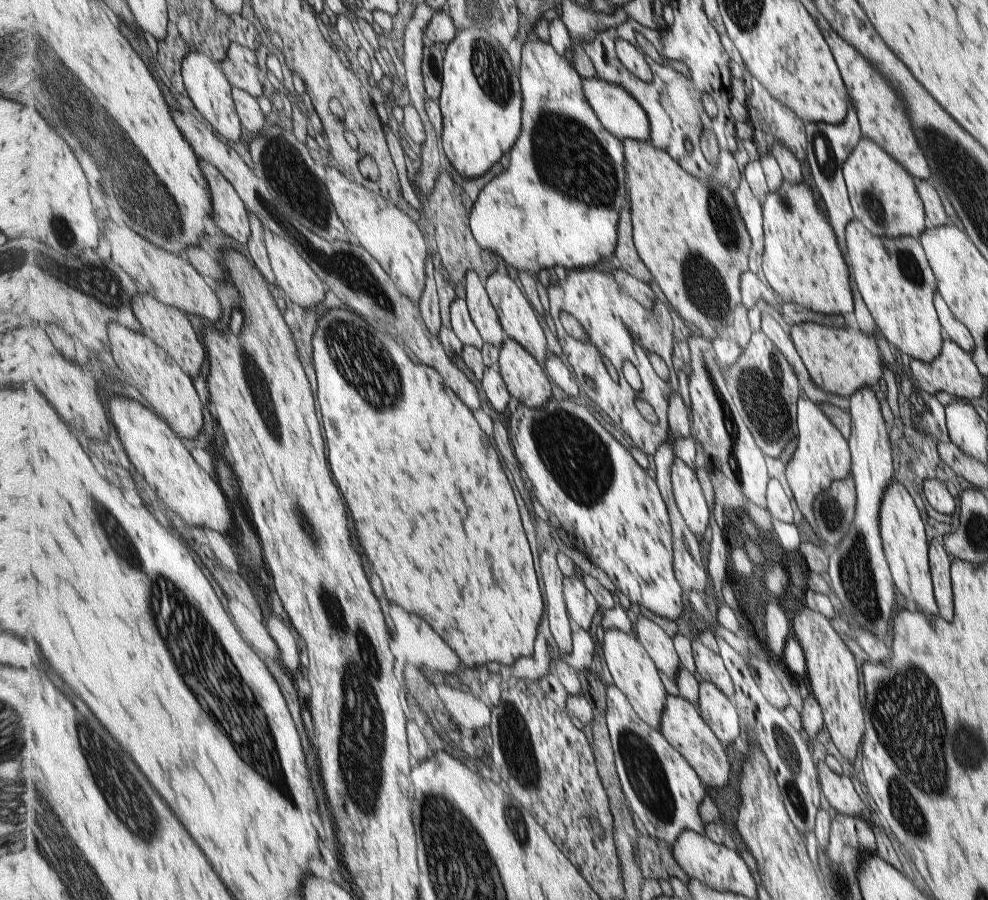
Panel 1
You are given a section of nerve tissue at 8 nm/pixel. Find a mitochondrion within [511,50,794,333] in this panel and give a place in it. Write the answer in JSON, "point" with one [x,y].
{"point":[570,159]}

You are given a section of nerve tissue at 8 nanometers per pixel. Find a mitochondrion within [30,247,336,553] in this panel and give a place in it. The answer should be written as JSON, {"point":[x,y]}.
{"point":[273,423]}

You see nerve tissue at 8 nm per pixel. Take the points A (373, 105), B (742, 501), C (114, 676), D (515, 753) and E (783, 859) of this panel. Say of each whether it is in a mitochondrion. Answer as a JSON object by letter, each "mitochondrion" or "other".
{"A":"other","B":"other","C":"other","D":"mitochondrion","E":"other"}

